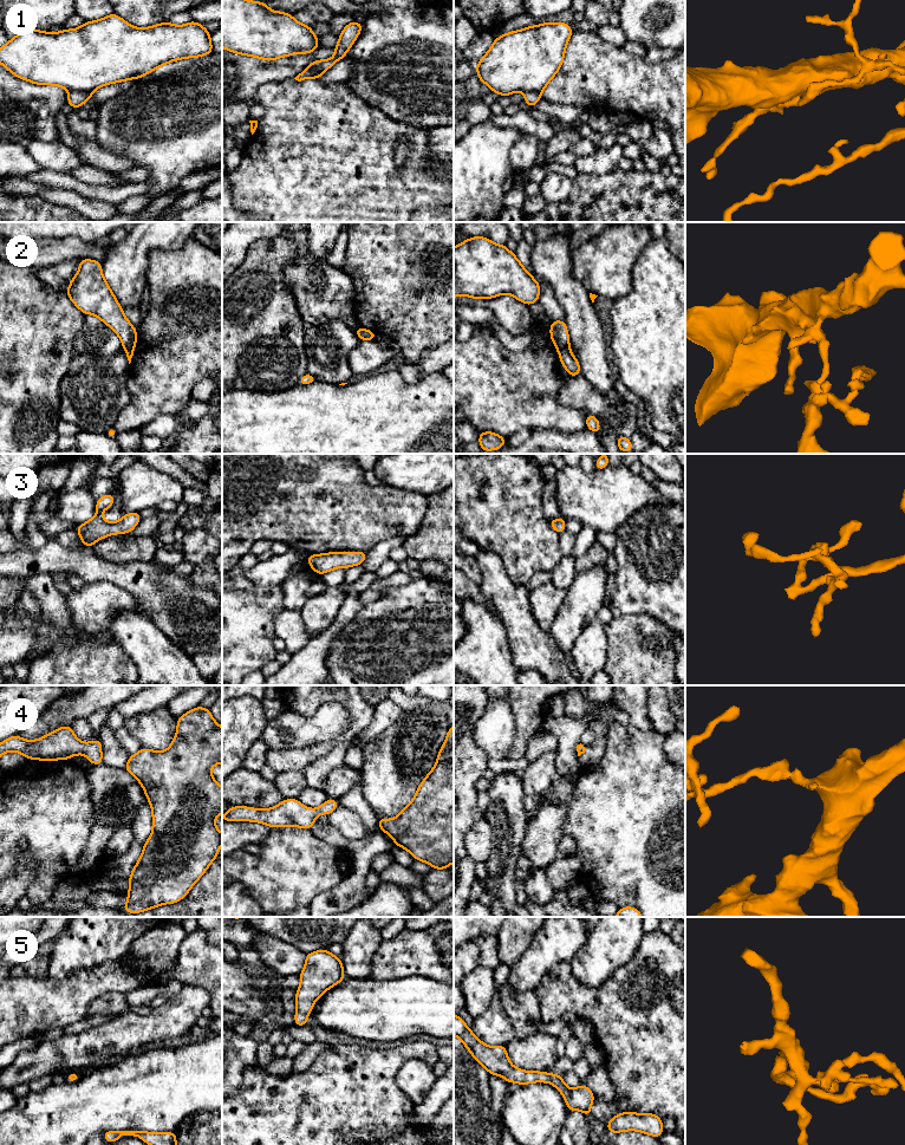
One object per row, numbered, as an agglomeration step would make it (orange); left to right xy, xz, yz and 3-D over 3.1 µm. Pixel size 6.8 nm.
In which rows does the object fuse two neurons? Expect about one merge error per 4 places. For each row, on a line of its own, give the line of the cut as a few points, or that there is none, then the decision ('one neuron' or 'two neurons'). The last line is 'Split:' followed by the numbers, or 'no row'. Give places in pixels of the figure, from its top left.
1: cut in xy along (70, 90), (90, 93); two neurons
2: cut in yz along (568, 344), (558, 350); two neurons
3: no cut; one neuron
4: no cut; one neuron
5: no cut; one neuron
Split: 1, 2

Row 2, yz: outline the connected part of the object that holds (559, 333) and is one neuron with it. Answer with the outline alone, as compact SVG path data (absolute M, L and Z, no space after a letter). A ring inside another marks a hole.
M565 320L551 321L549 334L558 350L569 345L569 337Z

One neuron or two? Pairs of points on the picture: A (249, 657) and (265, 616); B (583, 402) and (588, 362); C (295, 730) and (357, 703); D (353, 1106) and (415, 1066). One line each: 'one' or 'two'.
A: one
B: two
C: two
D: two

